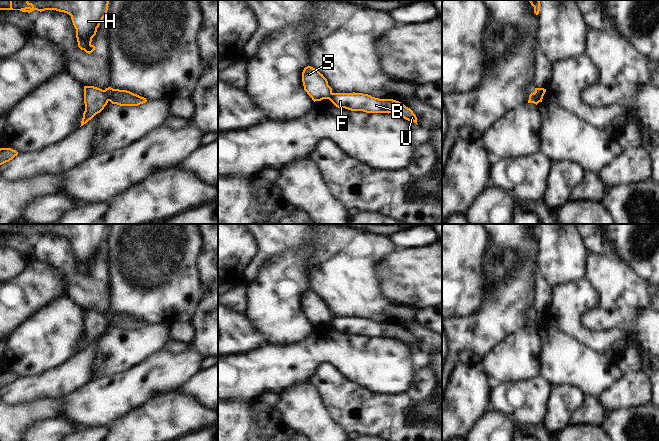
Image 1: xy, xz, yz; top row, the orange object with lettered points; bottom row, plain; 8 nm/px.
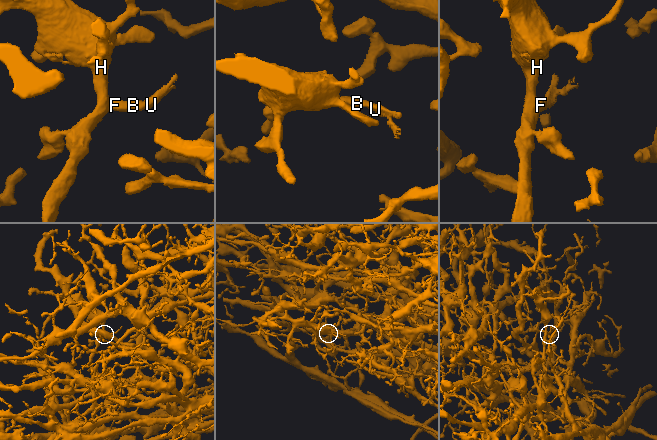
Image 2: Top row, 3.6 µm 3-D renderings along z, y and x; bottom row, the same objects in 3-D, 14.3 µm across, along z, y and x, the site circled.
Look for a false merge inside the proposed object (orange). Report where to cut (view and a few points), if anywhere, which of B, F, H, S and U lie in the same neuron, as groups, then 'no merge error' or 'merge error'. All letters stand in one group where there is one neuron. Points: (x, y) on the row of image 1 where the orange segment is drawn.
xy (103, 90), (108, 100) | B F U / H S | merge error

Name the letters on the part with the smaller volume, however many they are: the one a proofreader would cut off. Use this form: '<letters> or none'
B, F, U

